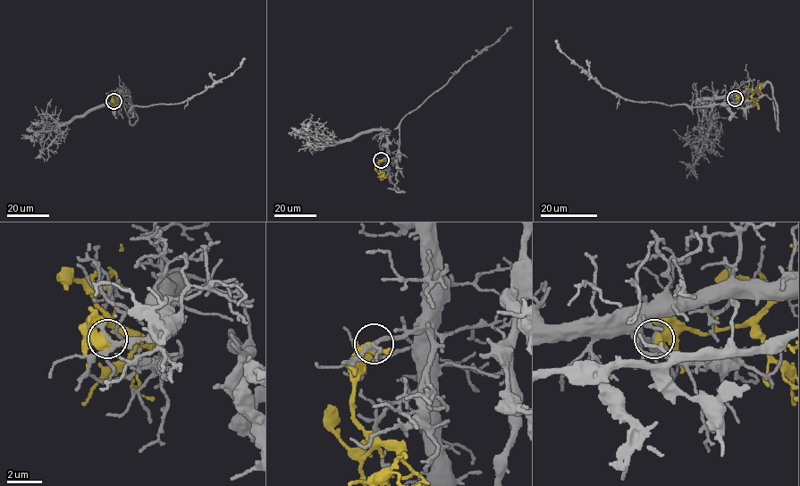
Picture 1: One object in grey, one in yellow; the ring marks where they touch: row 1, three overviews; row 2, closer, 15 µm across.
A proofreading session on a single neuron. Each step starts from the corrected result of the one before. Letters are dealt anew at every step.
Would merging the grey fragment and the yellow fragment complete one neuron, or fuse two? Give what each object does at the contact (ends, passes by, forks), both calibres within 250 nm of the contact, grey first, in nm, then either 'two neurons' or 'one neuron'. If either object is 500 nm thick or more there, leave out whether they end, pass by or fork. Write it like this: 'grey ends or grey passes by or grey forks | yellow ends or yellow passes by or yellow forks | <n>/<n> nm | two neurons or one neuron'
190/600 nm | two neurons

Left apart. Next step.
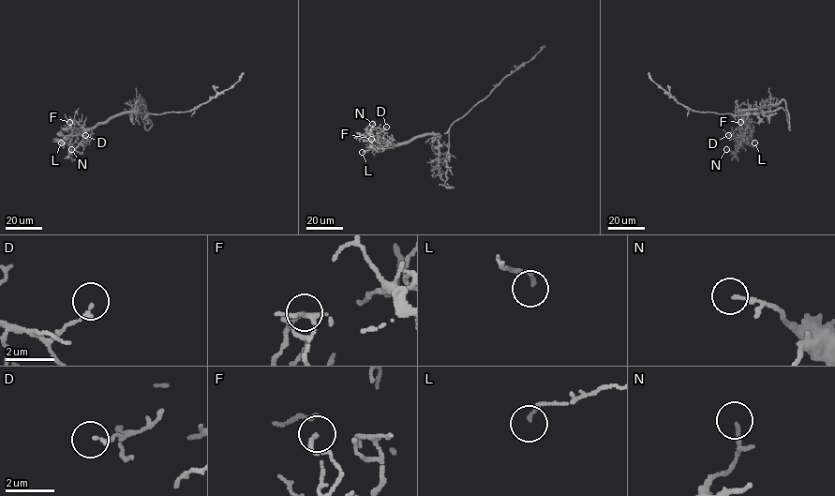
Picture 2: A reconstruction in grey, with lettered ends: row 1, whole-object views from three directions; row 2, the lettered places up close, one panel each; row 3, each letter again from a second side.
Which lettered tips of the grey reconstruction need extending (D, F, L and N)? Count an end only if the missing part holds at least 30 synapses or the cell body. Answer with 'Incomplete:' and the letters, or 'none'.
Incomplete: none

